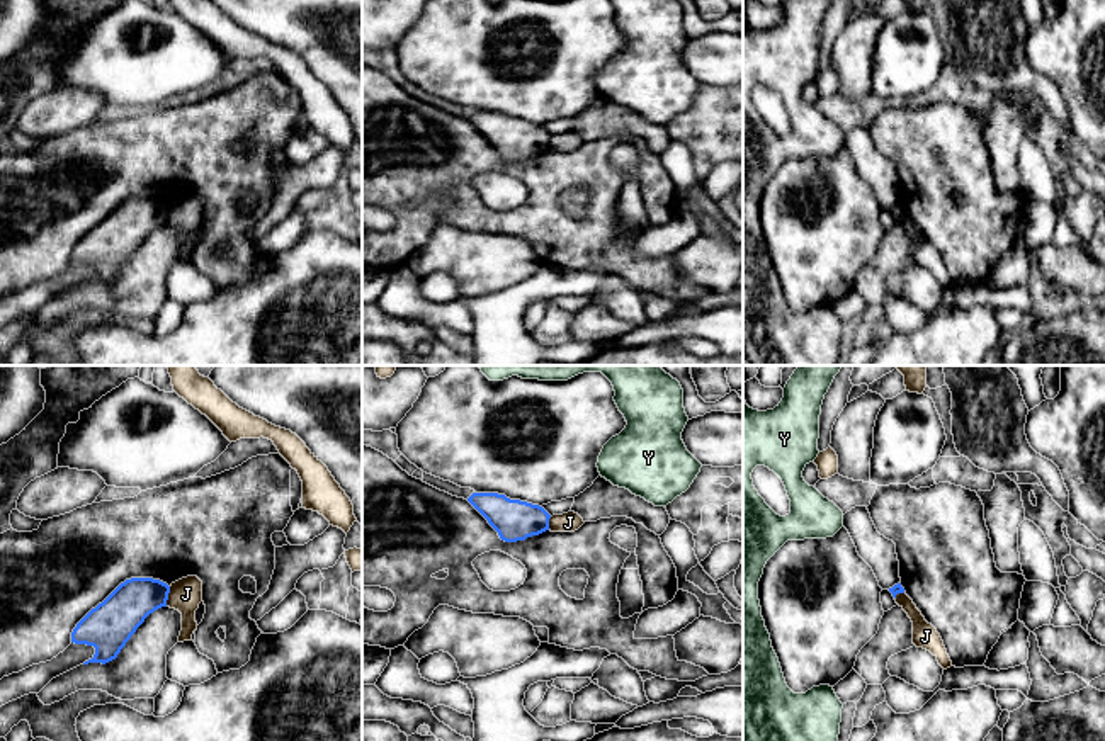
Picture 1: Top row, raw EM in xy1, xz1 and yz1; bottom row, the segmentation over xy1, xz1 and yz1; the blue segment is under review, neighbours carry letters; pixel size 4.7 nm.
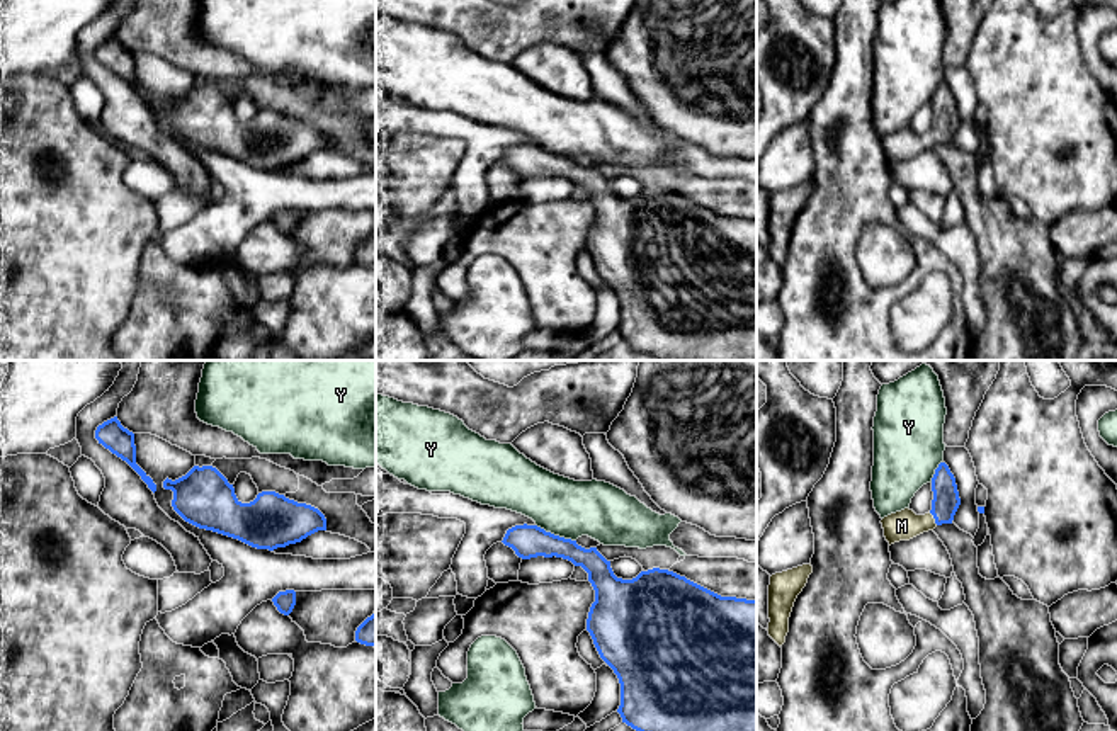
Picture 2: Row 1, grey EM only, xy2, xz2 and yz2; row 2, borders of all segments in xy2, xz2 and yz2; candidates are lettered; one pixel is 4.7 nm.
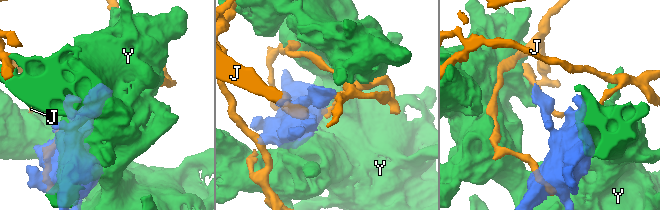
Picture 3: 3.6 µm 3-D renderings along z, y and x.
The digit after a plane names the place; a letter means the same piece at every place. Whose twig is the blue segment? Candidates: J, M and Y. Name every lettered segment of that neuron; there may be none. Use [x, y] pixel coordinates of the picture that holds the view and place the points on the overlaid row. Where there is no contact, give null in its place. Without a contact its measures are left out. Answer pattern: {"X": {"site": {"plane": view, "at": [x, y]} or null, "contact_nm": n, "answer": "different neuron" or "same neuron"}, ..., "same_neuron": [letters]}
{"J": {"site": {"plane": "xy1", "at": [167, 597]}, "contact_nm": 100, "answer": "different neuron"}, "M": {"site": {"plane": "yz2", "at": [934, 517]}, "contact_nm": 80, "answer": "same neuron"}, "Y": {"site": {"plane": "xz2", "at": [556, 536]}, "contact_nm": 200, "answer": "different neuron"}, "same_neuron": ["M"]}

